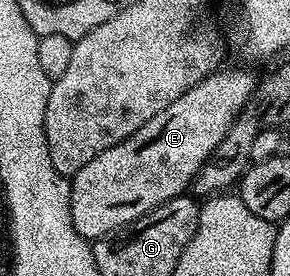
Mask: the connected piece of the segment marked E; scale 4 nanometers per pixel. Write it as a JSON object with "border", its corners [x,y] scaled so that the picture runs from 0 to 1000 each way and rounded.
{"border":[[[752,250],[717,268],[697,297],[672,304],[603,377],[576,377],[548,420],[521,420],[493,464],[469,471],[438,507],[369,536],[369,551],[341,551],[314,594],[286,594],[272,623],[245,645],[245,797],[259,812],[259,841],[272,855],[331,870],[366,859],[424,819],[445,815],[472,790],[490,790],[576,725],[621,717],[662,678],[686,609],[755,536],[755,507],[783,493],[797,449],[824,420],[831,395],[859,373],[879,322],[879,283],[845,254]]]}

